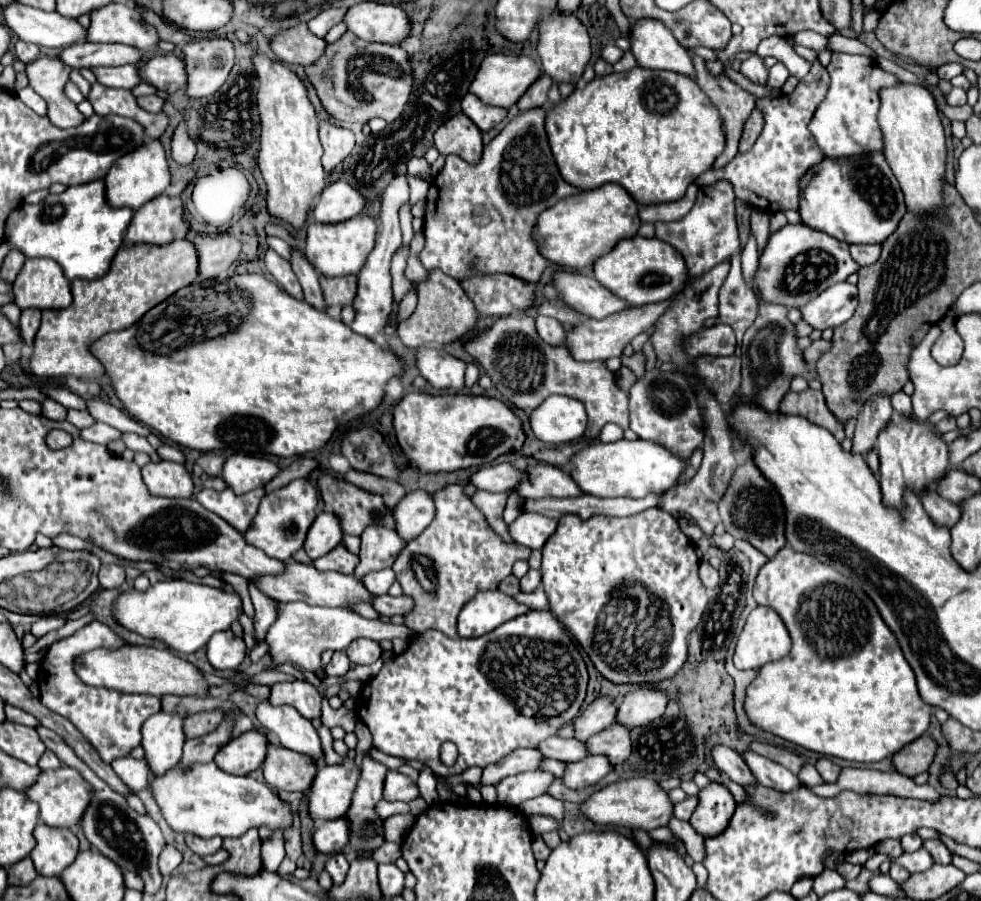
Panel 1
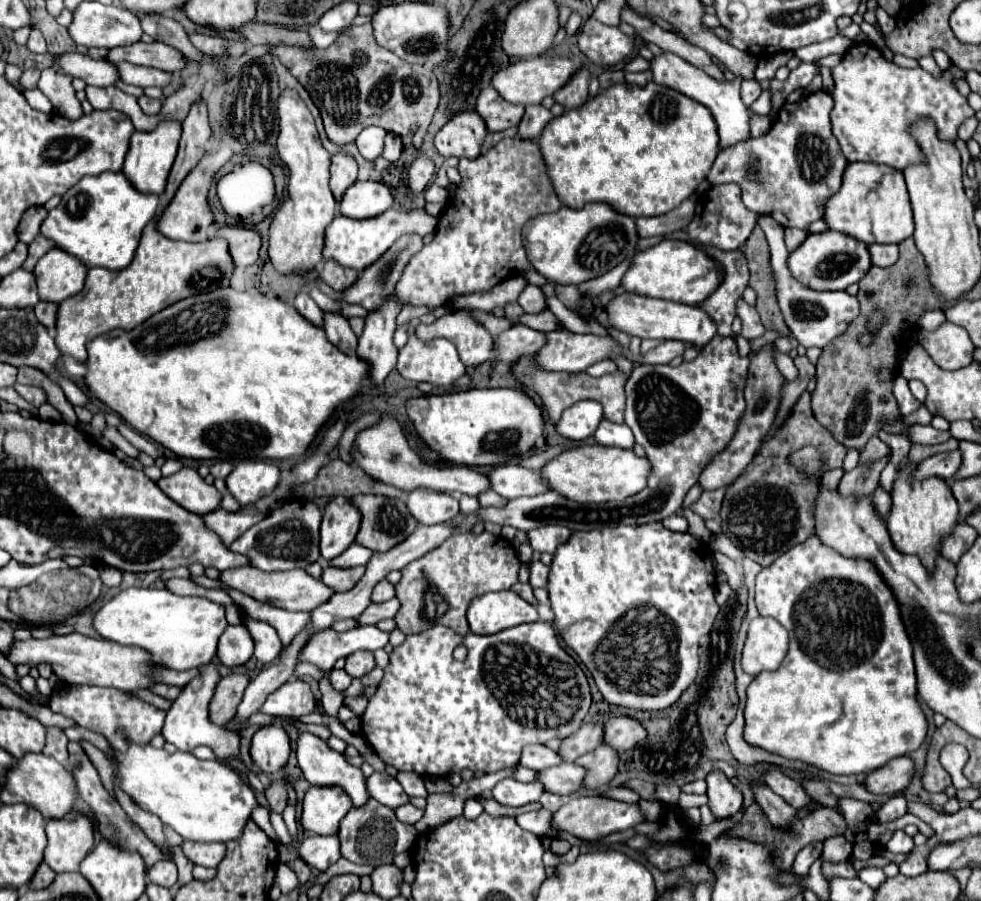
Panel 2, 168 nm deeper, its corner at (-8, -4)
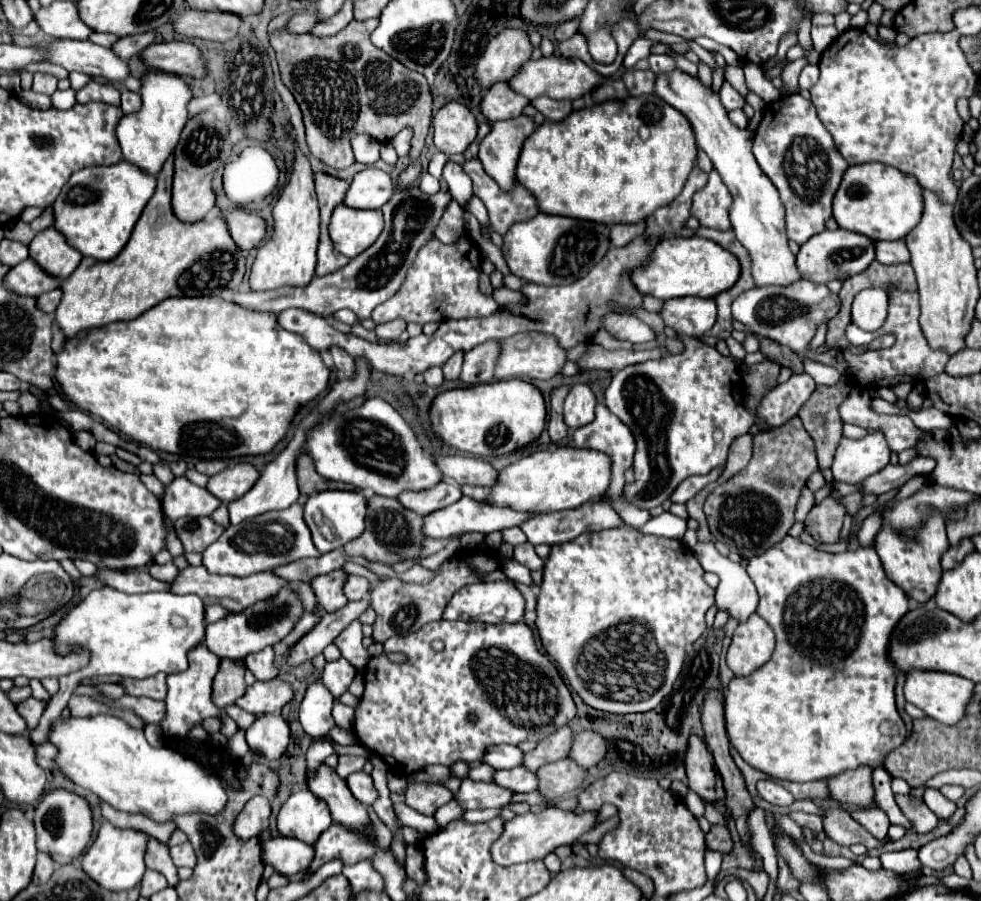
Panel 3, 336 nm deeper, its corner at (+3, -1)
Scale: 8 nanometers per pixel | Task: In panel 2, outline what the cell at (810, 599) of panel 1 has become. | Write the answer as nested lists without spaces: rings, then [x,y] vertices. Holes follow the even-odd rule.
[[[810,536],[806,542],[790,548],[786,554],[782,554],[772,566],[762,568],[762,572],[756,578],[756,606],[762,616],[772,616],[776,618],[790,634],[790,650],[780,664],[778,670],[774,672],[762,672],[754,678],[754,682],[748,686],[748,702],[746,702],[746,728],[744,728],[744,738],[752,746],[760,746],[768,752],[786,756],[786,758],[796,758],[806,764],[812,764],[816,768],[822,768],[830,774],[860,774],[860,772],[872,772],[880,766],[884,766],[890,758],[906,756],[924,742],[928,734],[928,720],[920,708],[918,694],[916,694],[916,674],[914,674],[914,662],[912,662],[912,644],[908,640],[908,634],[904,630],[900,610],[894,602],[894,596],[890,594],[890,588],[884,586],[878,570],[874,570],[872,562],[866,560],[852,560],[852,558],[842,558],[838,552],[830,550],[828,546],[822,546],[816,536]]]

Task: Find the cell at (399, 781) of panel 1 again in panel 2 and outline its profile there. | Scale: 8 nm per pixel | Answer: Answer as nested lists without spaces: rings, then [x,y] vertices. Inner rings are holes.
[[[374,772],[366,780],[366,786],[368,786],[368,794],[388,808],[398,808],[410,802],[410,796],[404,792],[400,782],[386,772]]]

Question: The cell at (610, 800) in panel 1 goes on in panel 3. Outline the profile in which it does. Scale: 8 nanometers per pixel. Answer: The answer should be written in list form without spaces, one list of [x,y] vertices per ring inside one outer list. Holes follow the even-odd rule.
[[[549,807],[537,815],[533,815],[531,811],[525,815],[519,815],[503,823],[503,833],[491,845],[491,859],[497,865],[515,865],[515,863],[527,863],[535,859],[545,859],[545,855],[553,853],[557,847],[569,845],[577,837],[587,833],[595,823],[595,815],[597,813],[575,815],[573,811],[565,811],[559,807]]]

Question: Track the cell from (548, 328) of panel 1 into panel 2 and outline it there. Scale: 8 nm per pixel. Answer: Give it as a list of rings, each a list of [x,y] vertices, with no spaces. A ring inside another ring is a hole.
[[[518,324],[518,326],[504,330],[500,336],[496,336],[494,354],[496,354],[496,360],[504,364],[512,364],[522,354],[538,352],[544,344],[546,344],[546,332]]]

